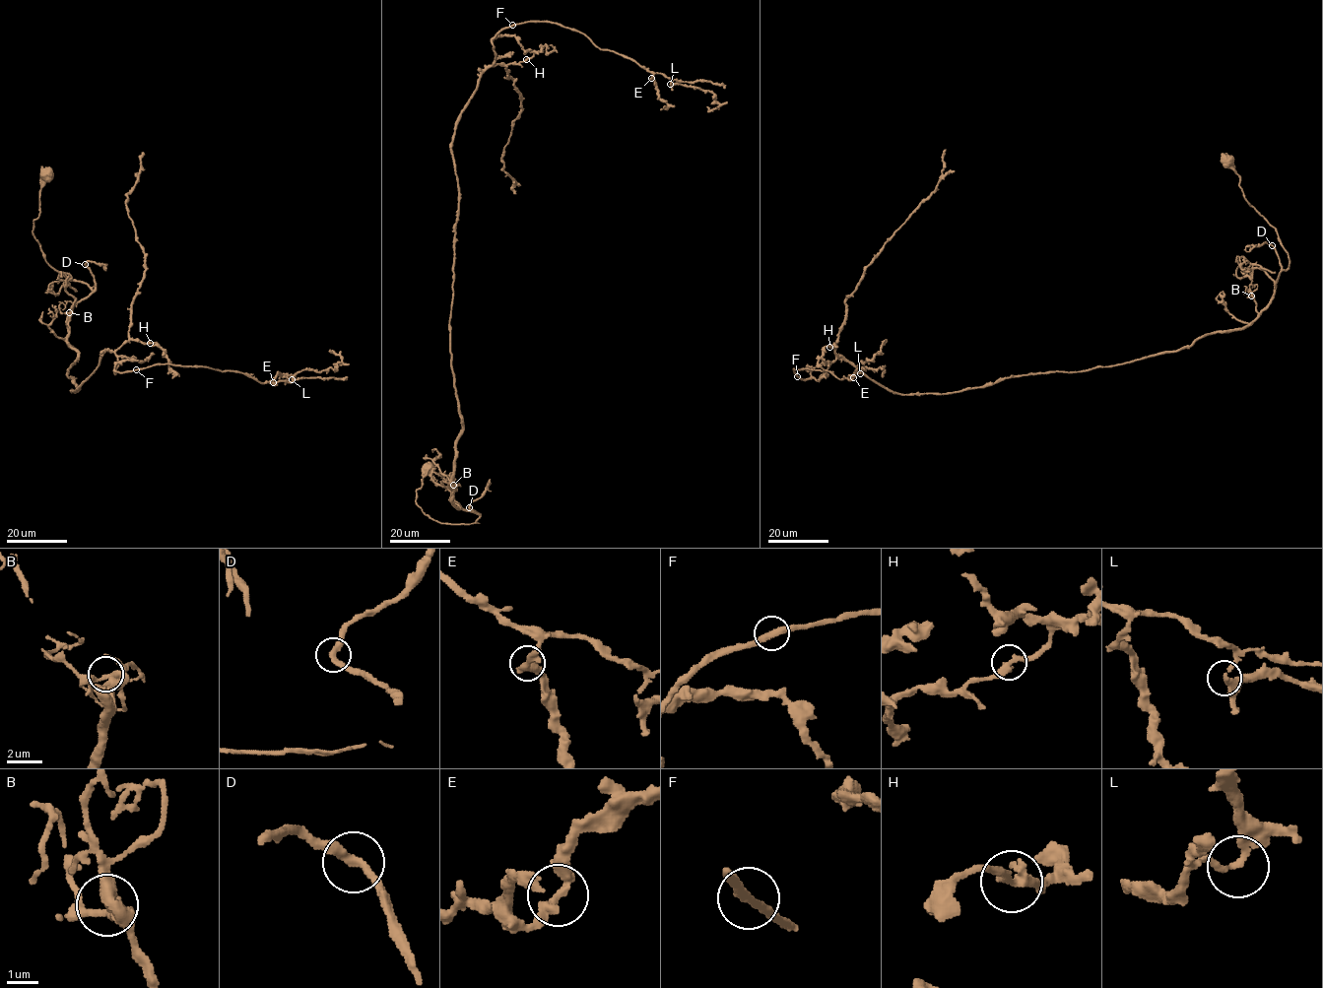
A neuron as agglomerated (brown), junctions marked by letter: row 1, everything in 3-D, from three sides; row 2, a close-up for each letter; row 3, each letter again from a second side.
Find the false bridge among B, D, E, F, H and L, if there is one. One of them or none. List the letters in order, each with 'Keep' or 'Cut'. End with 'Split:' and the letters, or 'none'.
B: Keep
D: Keep
E: Keep
F: Keep
H: Keep
L: Keep
Split: none

